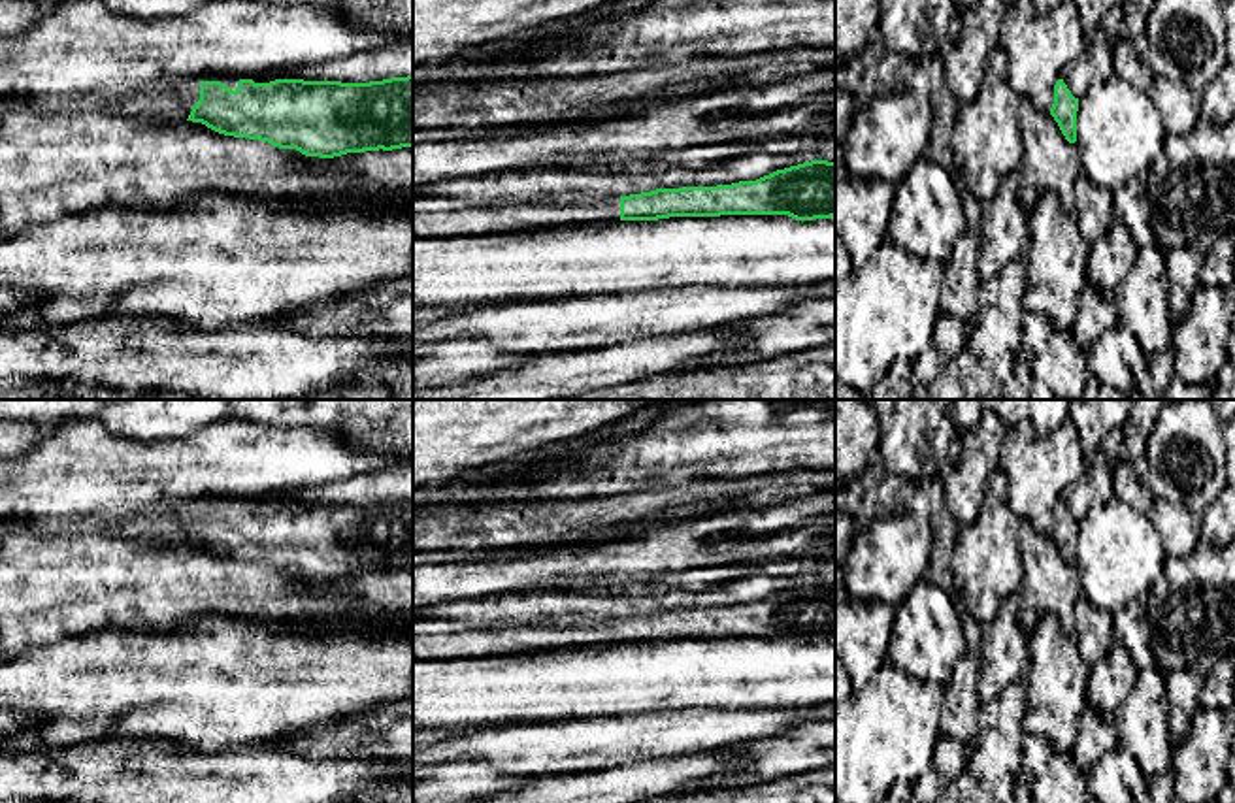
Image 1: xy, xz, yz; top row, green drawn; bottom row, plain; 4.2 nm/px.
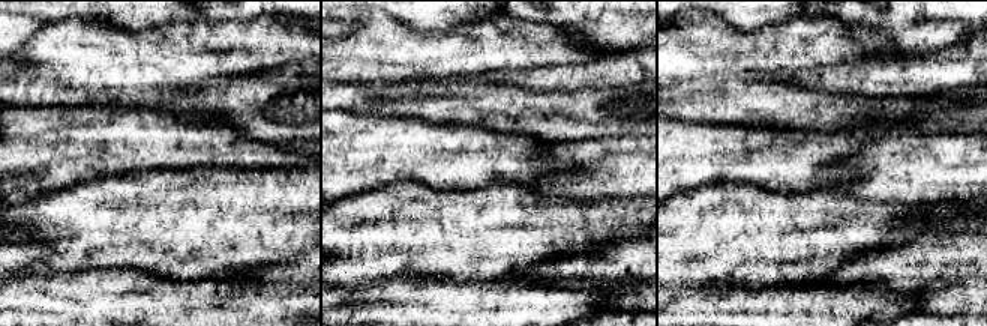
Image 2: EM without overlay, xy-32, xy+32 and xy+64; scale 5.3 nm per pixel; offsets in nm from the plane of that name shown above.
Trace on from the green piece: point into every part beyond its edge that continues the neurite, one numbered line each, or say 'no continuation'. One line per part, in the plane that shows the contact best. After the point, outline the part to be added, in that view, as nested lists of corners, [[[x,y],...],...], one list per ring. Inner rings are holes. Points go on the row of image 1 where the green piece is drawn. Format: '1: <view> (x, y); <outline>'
1: xy (148, 104); [[[200,81],[187,83],[175,90],[164,87],[141,87],[126,96],[117,107],[106,111],[119,113],[132,121],[183,123],[200,100]]]

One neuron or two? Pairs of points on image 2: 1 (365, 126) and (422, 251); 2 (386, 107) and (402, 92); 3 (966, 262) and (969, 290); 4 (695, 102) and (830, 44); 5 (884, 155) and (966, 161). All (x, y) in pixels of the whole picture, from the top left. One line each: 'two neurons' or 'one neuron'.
1: two neurons
2: one neuron
3: two neurons
4: two neurons
5: one neuron

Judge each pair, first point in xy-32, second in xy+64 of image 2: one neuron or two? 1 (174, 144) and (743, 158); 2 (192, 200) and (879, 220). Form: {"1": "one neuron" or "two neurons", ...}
{"1": "one neuron", "2": "one neuron"}

